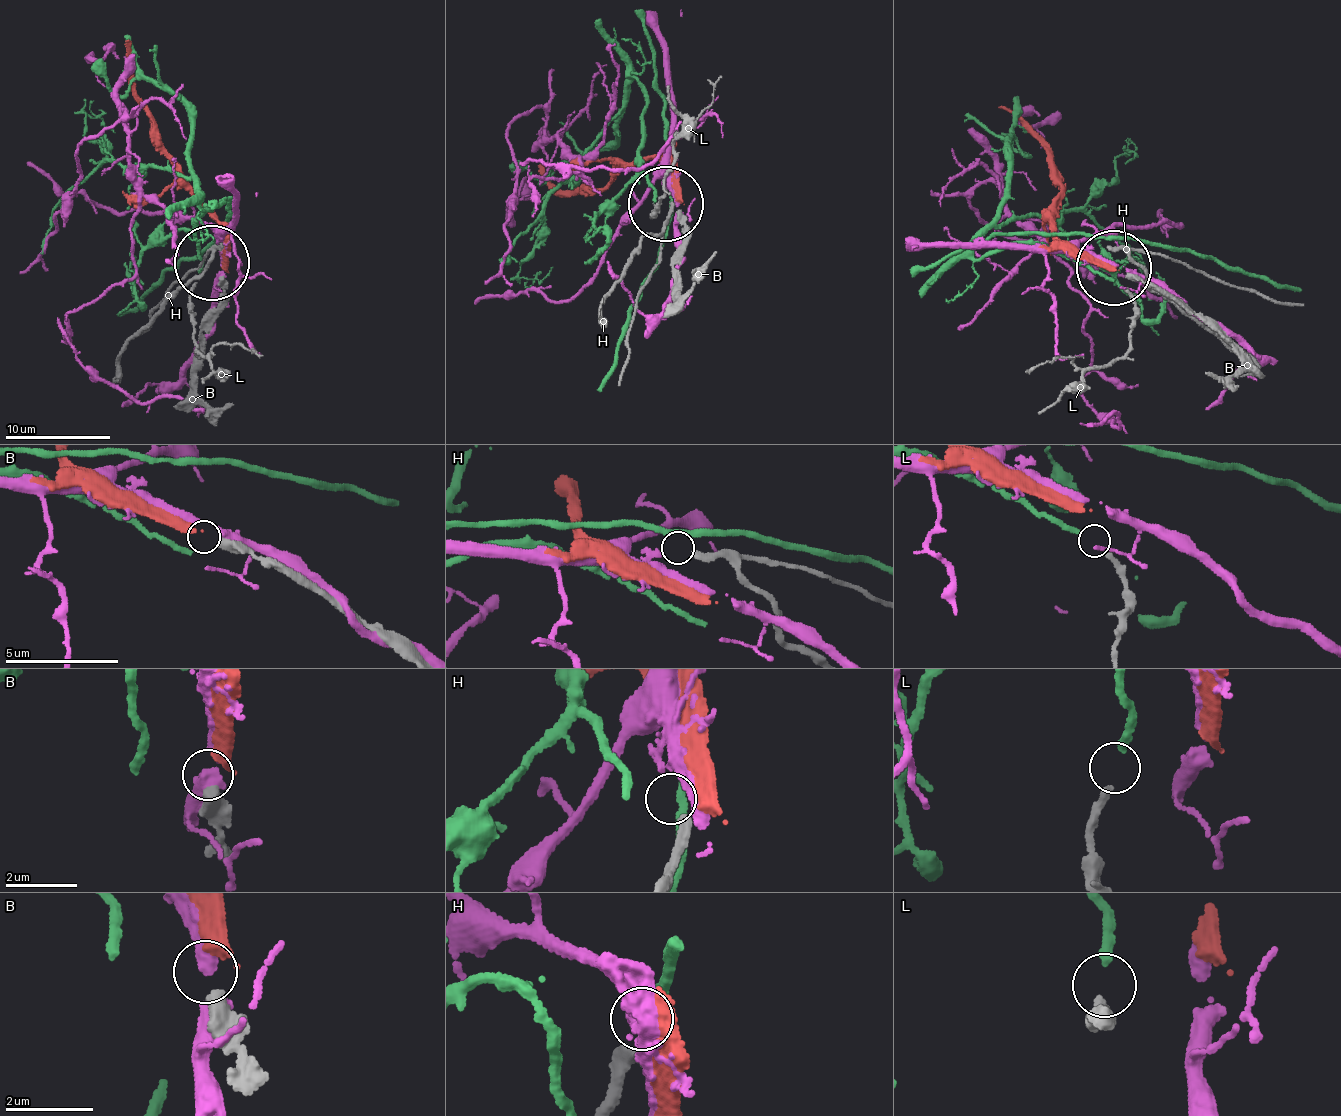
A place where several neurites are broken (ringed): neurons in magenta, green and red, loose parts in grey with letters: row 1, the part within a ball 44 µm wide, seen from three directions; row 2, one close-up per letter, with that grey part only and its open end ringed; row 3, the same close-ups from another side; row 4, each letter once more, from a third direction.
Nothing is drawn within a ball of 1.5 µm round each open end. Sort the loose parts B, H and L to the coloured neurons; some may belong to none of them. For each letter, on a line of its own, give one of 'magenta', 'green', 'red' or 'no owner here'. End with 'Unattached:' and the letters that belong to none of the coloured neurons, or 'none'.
B: red
H: no owner here
L: green
Unattached: H

